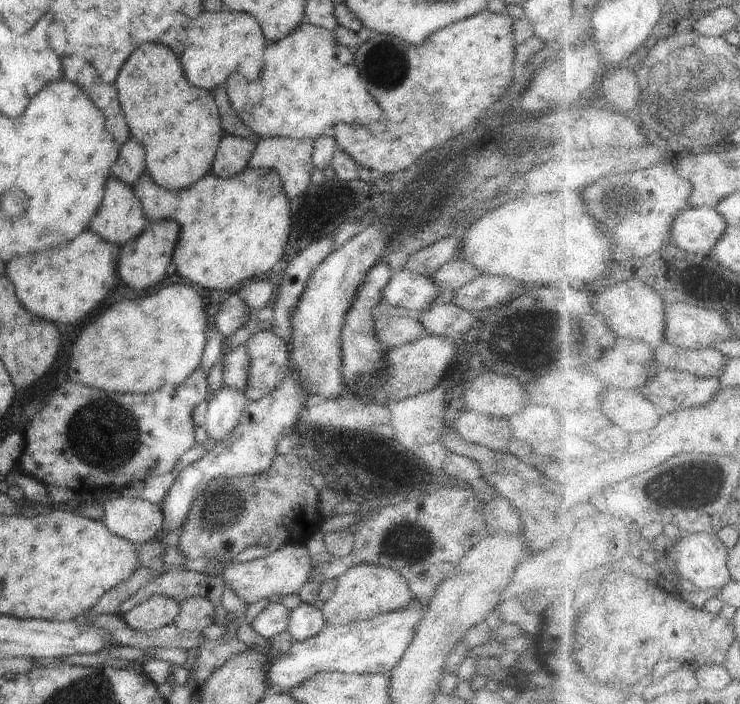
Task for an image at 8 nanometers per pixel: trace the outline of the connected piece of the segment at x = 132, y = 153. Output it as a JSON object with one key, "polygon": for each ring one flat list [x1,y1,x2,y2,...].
{"polygon":[[128,140,122,148,120,148,120,154,118,154,118,160,114,162,114,166,110,168,110,172,122,182,133,186,137,183,139,176,146,172,144,149,136,140]]}

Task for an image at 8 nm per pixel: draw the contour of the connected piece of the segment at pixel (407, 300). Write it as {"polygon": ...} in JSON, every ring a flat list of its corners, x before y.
{"polygon":[[398,270,383,290,381,302,392,307,412,309,417,314,431,306,442,289,430,277]]}

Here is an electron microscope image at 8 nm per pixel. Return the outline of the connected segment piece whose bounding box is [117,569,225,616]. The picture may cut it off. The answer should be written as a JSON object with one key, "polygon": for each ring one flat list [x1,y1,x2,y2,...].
{"polygon":[[170,569,160,576,152,576,134,596,125,600,118,607,118,614,126,614,137,604,148,600,151,596,165,596,180,603,191,596,206,597,214,605,218,605,224,594,225,582,216,576,187,571,186,569]]}

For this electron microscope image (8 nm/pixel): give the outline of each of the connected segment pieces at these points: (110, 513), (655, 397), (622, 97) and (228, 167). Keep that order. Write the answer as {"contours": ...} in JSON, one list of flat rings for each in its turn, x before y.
{"contours":[[[116,497,103,502,100,520,111,533,135,545,154,538,164,526,160,504,130,497]],[[660,370,642,392,650,398,656,406,674,412,680,408,704,406,722,390,722,382,718,378,702,378,690,372,676,372,676,370]],[[624,66,624,69,614,68,614,72,608,71,606,74,600,74,600,76,608,76,608,78,602,81,602,90,608,101,608,103,615,106,615,110,619,112,627,112,635,109,638,105,640,96,640,86,638,83,638,78,634,72,630,72]],[[224,134,218,143,212,170,216,176,231,177,248,166,255,142,249,138]]]}

